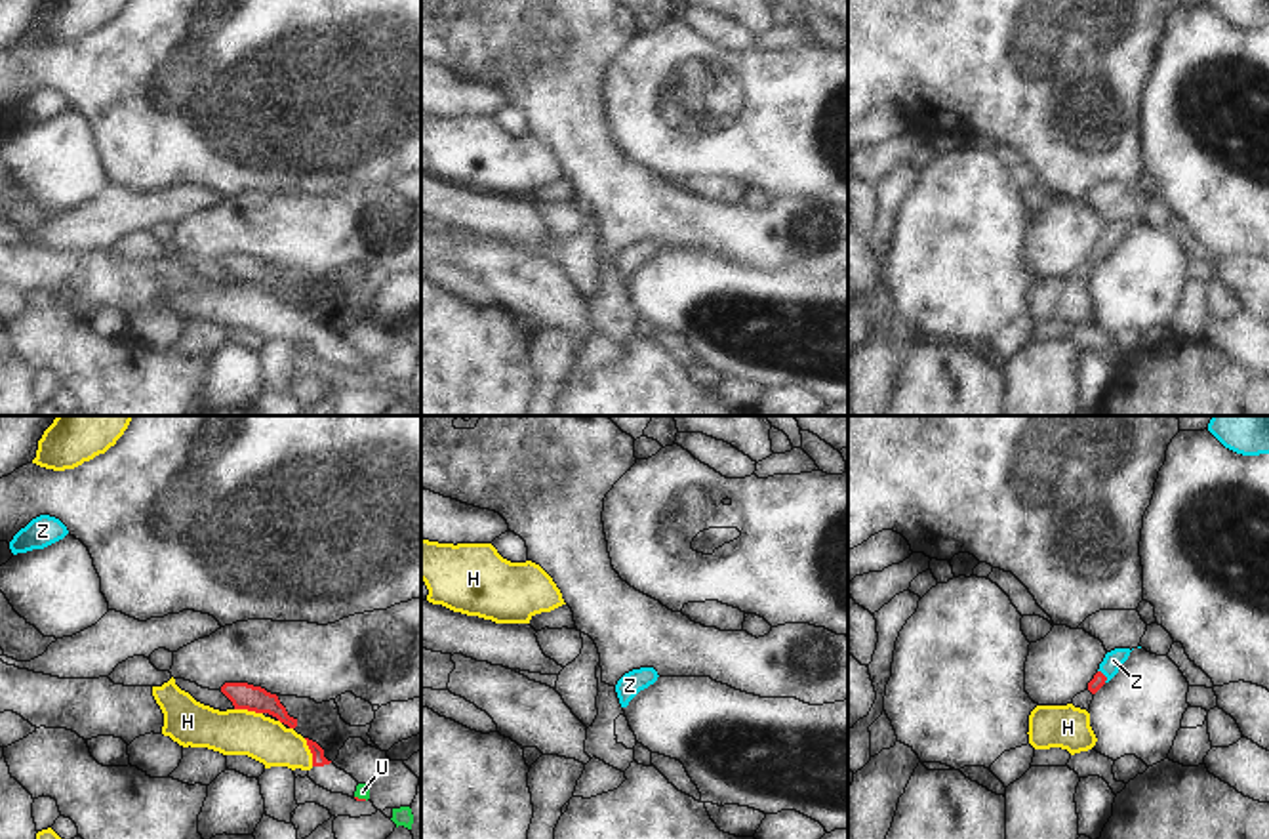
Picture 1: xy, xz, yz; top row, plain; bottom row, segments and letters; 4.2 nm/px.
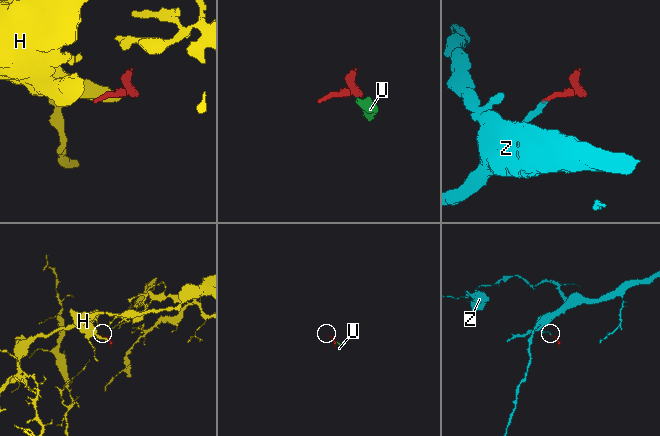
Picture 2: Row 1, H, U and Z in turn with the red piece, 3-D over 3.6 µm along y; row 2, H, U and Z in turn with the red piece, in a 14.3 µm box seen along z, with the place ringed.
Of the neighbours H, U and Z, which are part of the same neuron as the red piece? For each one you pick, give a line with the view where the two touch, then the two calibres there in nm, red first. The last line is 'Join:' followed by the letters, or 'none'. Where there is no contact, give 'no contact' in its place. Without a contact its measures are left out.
Z: meets red in yz; 60 nm thick on the red side, 90 nm on the other
Join: Z

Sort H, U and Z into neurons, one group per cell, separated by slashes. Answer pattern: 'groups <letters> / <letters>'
groups H U / Z

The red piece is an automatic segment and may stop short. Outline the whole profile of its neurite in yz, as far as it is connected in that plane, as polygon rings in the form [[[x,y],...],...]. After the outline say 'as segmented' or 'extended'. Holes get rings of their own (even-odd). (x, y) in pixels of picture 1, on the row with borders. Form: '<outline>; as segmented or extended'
[[[1115,648],[1107,652],[1103,662],[1099,664],[1098,673],[1088,683],[1088,690],[1096,694],[1105,683],[1109,683],[1128,660],[1130,652],[1130,648]]]; extended

